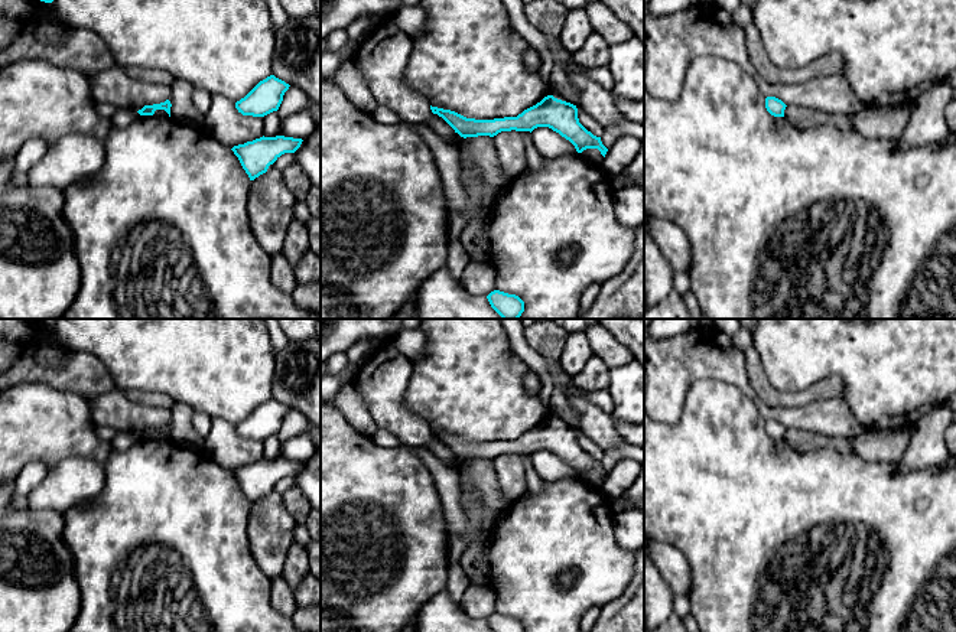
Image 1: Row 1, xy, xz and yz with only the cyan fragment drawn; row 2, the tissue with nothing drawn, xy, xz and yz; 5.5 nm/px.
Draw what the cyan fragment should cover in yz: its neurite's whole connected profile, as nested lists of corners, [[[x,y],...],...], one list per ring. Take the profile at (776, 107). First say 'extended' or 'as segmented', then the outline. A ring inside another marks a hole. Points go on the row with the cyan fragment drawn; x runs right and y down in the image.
as segmented | [[[775,97],[765,98],[765,108],[774,117],[784,117],[786,107],[787,105]]]

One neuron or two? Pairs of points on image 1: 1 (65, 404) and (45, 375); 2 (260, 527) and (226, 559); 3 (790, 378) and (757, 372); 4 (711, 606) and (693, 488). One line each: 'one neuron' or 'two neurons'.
1: two neurons
2: two neurons
3: two neurons
4: one neuron

